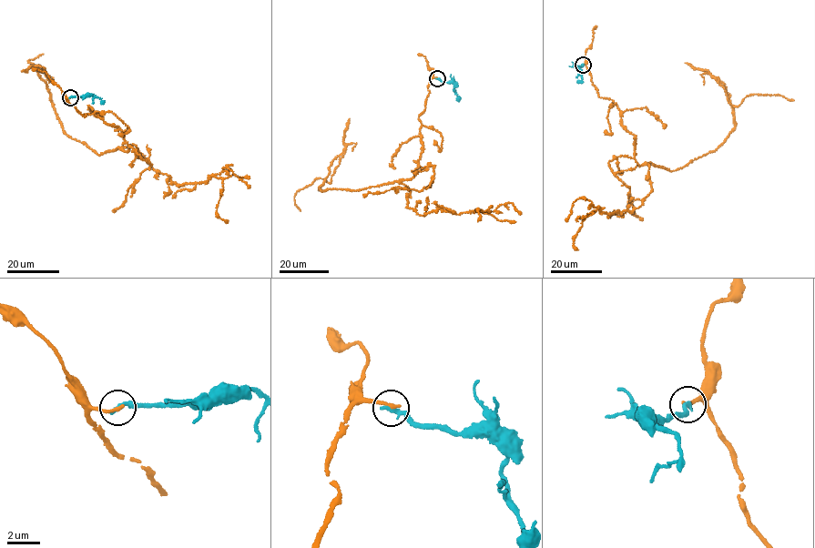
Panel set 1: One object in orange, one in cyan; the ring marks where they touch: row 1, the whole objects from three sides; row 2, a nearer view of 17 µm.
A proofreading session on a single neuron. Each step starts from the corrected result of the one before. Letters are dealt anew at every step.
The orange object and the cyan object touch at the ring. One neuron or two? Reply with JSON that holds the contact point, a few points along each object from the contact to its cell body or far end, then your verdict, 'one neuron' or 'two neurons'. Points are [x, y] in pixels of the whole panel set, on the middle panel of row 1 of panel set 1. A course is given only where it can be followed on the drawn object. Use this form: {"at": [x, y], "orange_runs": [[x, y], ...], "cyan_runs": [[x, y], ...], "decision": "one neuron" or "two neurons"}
{"at": [437, 78], "orange_runs": [[437, 78], [419, 116], [412, 177], [321, 190], [343, 152], [331, 182], [296, 192], [300, 211]], "cyan_runs": [[437, 78], [453, 85], [457, 97], [459, 96]], "decision": "two neurons"}

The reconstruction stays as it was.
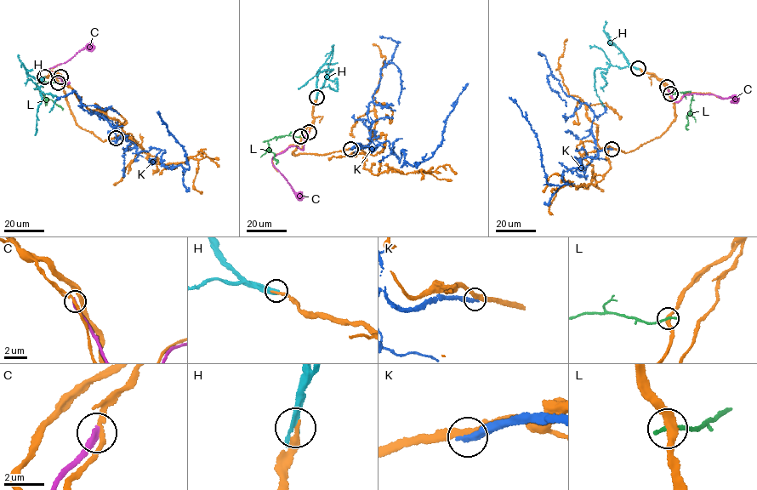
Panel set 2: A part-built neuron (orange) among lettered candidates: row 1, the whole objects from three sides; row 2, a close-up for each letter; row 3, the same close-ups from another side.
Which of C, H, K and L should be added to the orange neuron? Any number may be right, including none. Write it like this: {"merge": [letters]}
{"merge": ["H"]}

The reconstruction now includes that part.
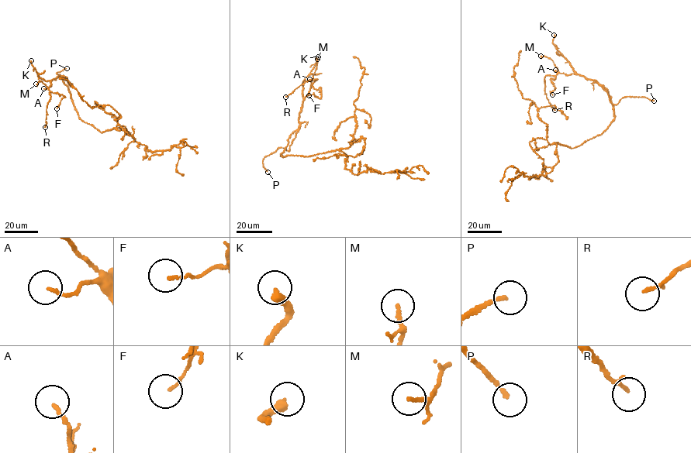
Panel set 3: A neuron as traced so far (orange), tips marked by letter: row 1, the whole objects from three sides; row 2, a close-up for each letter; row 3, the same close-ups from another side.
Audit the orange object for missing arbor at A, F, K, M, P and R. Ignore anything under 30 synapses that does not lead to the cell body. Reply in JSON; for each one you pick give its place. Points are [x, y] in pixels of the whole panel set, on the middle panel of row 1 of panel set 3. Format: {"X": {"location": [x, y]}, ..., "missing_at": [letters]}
{"P": {"location": [267, 172]}, "missing_at": ["P"]}

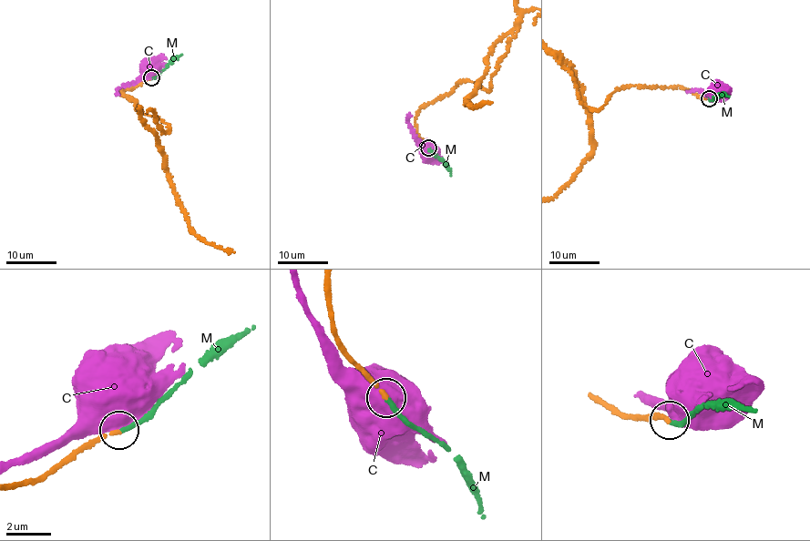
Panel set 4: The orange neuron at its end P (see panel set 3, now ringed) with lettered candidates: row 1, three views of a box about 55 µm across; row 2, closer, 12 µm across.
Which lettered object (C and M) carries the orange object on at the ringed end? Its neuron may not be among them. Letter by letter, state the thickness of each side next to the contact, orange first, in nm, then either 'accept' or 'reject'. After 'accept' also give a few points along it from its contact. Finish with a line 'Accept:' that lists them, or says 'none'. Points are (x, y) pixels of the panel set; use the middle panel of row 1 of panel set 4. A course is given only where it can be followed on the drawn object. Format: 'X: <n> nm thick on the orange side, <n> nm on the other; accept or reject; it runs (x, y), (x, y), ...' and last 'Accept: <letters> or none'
C: 190 nm thick on the orange side, 950 nm on the other; reject
M: 180 nm thick on the orange side, 200 nm on the other; accept; it runs (428, 148), (445, 161), (451, 175)
Accept: M

